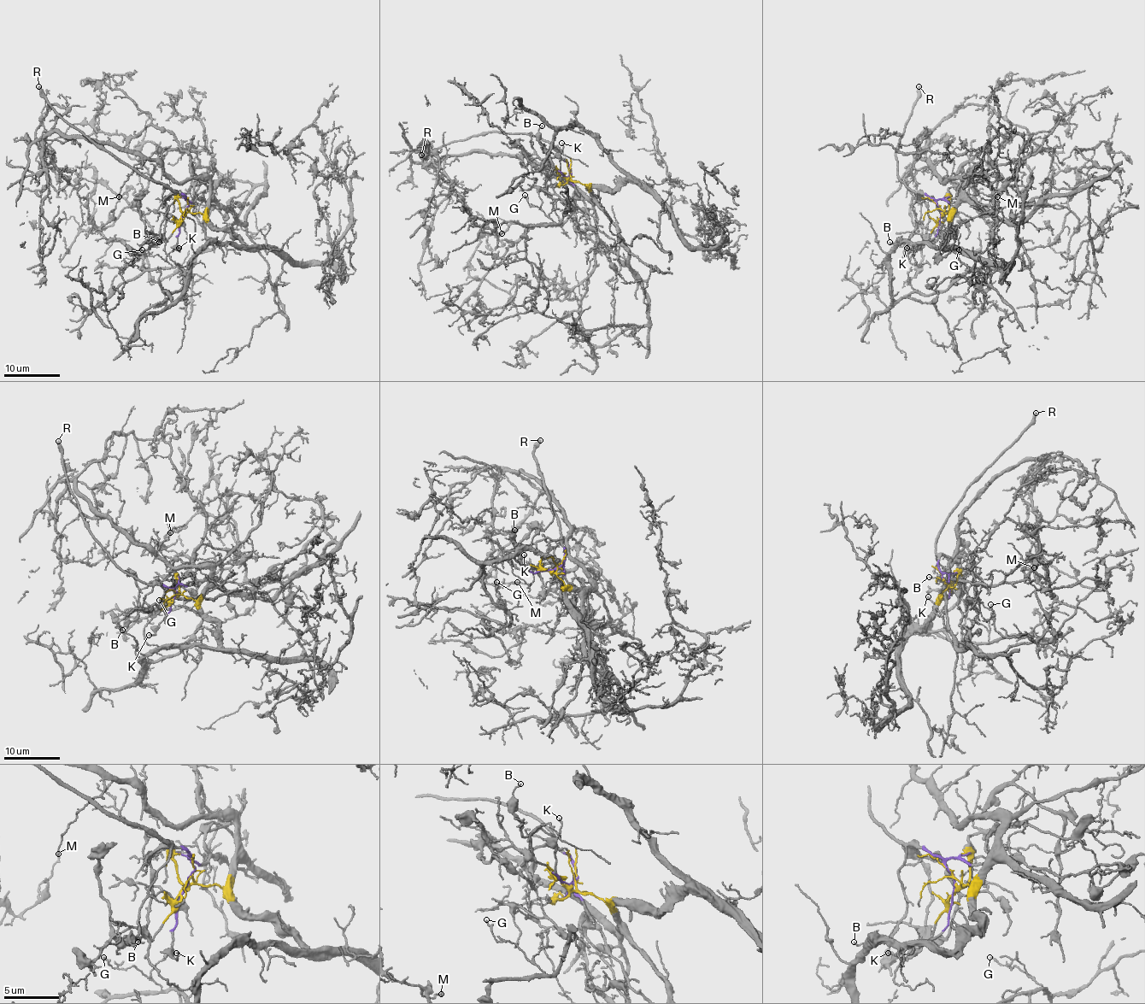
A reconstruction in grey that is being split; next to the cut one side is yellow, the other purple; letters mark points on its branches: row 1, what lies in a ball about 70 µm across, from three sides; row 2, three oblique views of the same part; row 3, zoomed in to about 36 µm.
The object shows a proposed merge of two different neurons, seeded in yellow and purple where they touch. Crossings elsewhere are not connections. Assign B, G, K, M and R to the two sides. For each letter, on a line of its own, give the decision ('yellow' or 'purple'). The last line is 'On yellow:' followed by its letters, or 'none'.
B: purple
G: yellow
K: purple
M: yellow
R: purple
On yellow: G, M

